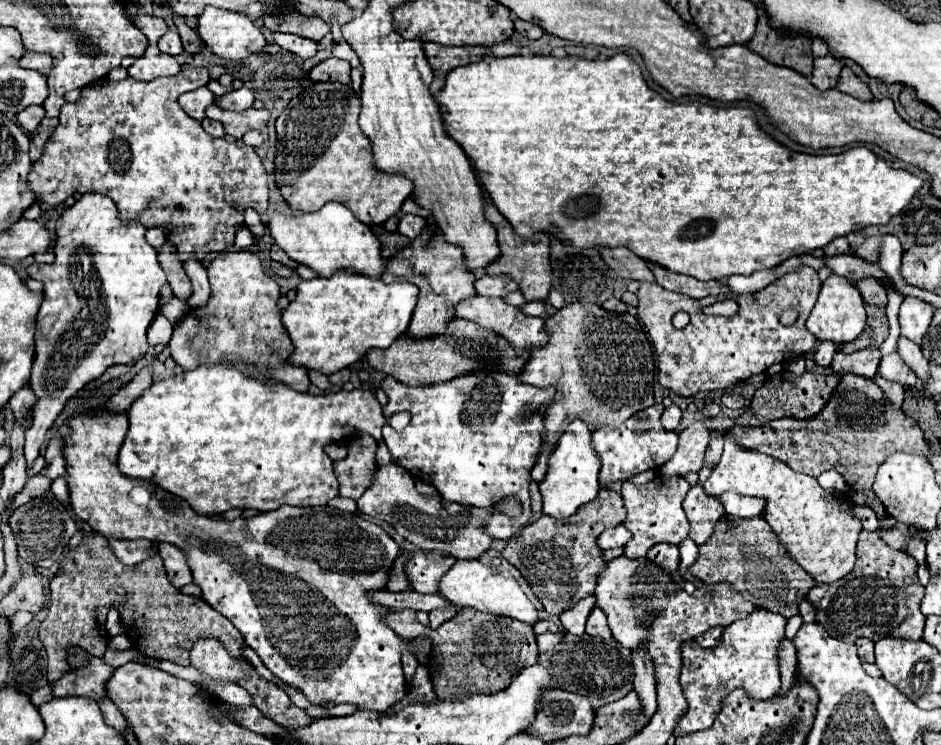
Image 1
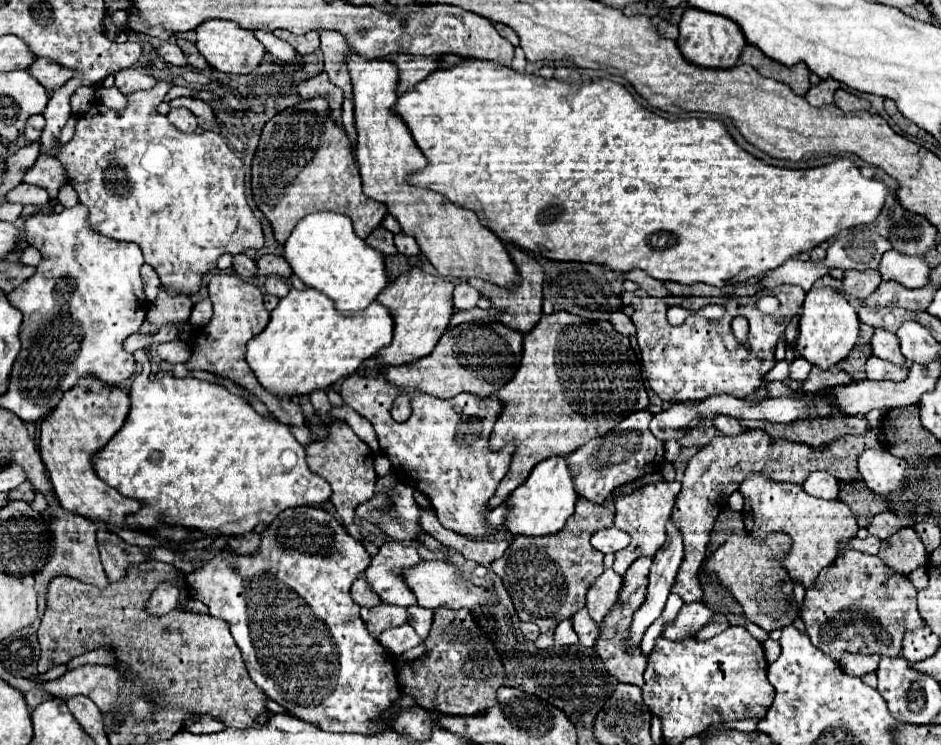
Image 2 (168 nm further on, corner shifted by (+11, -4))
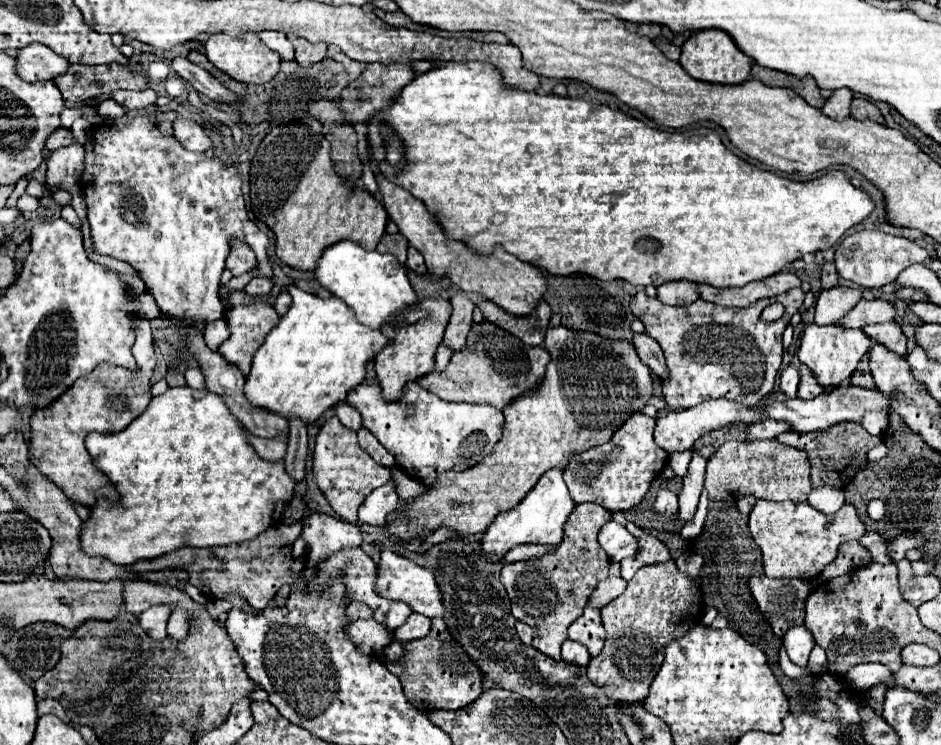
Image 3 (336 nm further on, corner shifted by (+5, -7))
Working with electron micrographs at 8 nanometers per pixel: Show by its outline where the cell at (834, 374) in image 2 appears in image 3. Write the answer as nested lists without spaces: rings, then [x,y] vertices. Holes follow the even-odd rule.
[[[800,364],[798,396],[800,396],[802,400],[810,400],[810,398],[814,398],[814,396],[818,396],[818,394],[822,394],[822,392],[824,392],[824,388],[820,388],[816,376],[812,376],[812,372],[810,372],[804,364]]]

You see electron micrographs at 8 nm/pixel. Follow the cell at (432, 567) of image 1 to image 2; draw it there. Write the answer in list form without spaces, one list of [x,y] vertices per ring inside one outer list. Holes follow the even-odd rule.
[[[388,541],[380,547],[378,555],[364,571],[366,583],[386,605],[400,605],[400,607],[416,605],[414,593],[410,593],[410,589],[406,589],[406,583],[402,581],[402,569],[416,565],[418,561],[420,555],[416,547]]]

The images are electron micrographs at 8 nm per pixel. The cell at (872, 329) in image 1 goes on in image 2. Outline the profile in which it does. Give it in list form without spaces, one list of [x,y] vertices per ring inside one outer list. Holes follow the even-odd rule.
[[[862,325],[860,327],[860,339],[858,339],[858,343],[856,343],[856,347],[852,349],[852,353],[846,357],[846,359],[842,359],[840,363],[838,363],[838,367],[842,369],[842,371],[846,371],[850,377],[854,377],[854,381],[856,379],[862,379],[866,373],[864,373],[864,363],[866,363],[866,359],[872,355],[872,349],[870,349],[870,337],[872,337],[872,331],[874,331],[874,327],[868,327],[868,325]]]

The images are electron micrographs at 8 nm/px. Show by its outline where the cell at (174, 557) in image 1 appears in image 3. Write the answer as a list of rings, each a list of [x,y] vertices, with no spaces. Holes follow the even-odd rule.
[[[160,604],[160,606],[152,606],[148,610],[144,610],[138,620],[142,624],[142,628],[154,638],[154,640],[162,640],[166,636],[166,624],[168,624],[168,616],[170,616],[170,608],[168,604]]]

